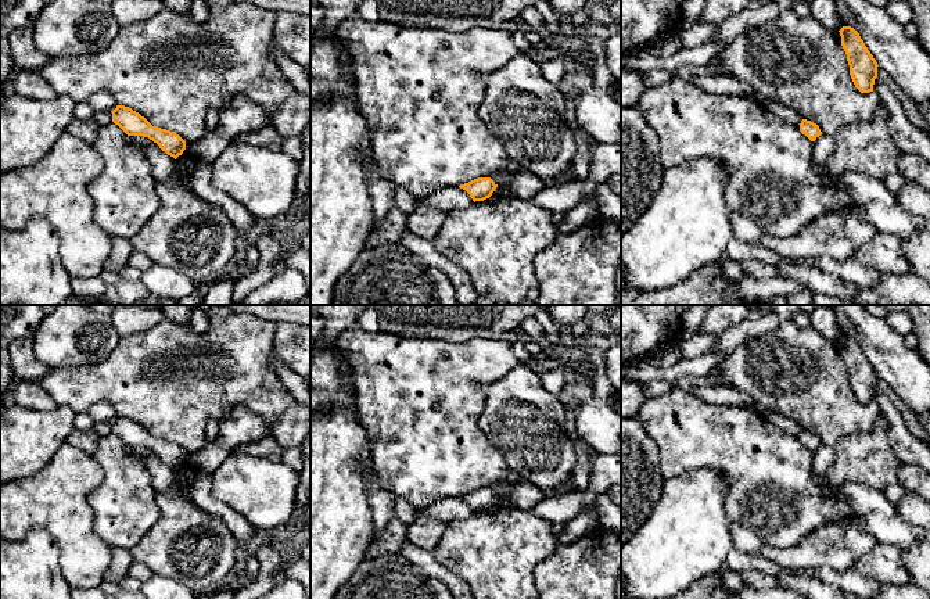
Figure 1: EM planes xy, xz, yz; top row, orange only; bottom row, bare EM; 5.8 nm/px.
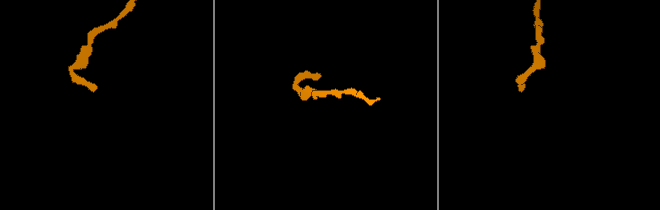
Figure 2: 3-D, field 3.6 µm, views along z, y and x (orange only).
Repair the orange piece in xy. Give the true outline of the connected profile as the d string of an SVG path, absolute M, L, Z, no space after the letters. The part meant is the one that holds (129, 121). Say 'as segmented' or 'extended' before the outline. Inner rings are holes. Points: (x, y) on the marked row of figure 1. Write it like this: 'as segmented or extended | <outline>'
as segmented | M125 105L112 111L112 122L128 136L148 137L175 159L186 150L186 141L175 132L152 126L144 116Z

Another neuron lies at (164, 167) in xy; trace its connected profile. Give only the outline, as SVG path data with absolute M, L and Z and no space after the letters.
M129 136L130 141L141 148L148 158L154 179L158 183L180 184L176 159L159 148L157 143L143 136Z

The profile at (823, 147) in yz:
M822 133L814 141L812 159L816 165L825 166L830 157L834 154L836 140L834 136Z

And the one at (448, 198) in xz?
M459 186L445 187L434 191L428 197L417 200L416 205L427 204L434 208L450 212L452 209L463 209L473 205L470 194Z

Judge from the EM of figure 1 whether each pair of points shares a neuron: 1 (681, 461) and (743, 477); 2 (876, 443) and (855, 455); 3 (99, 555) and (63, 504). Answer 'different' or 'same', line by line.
1: same
2: same
3: same

